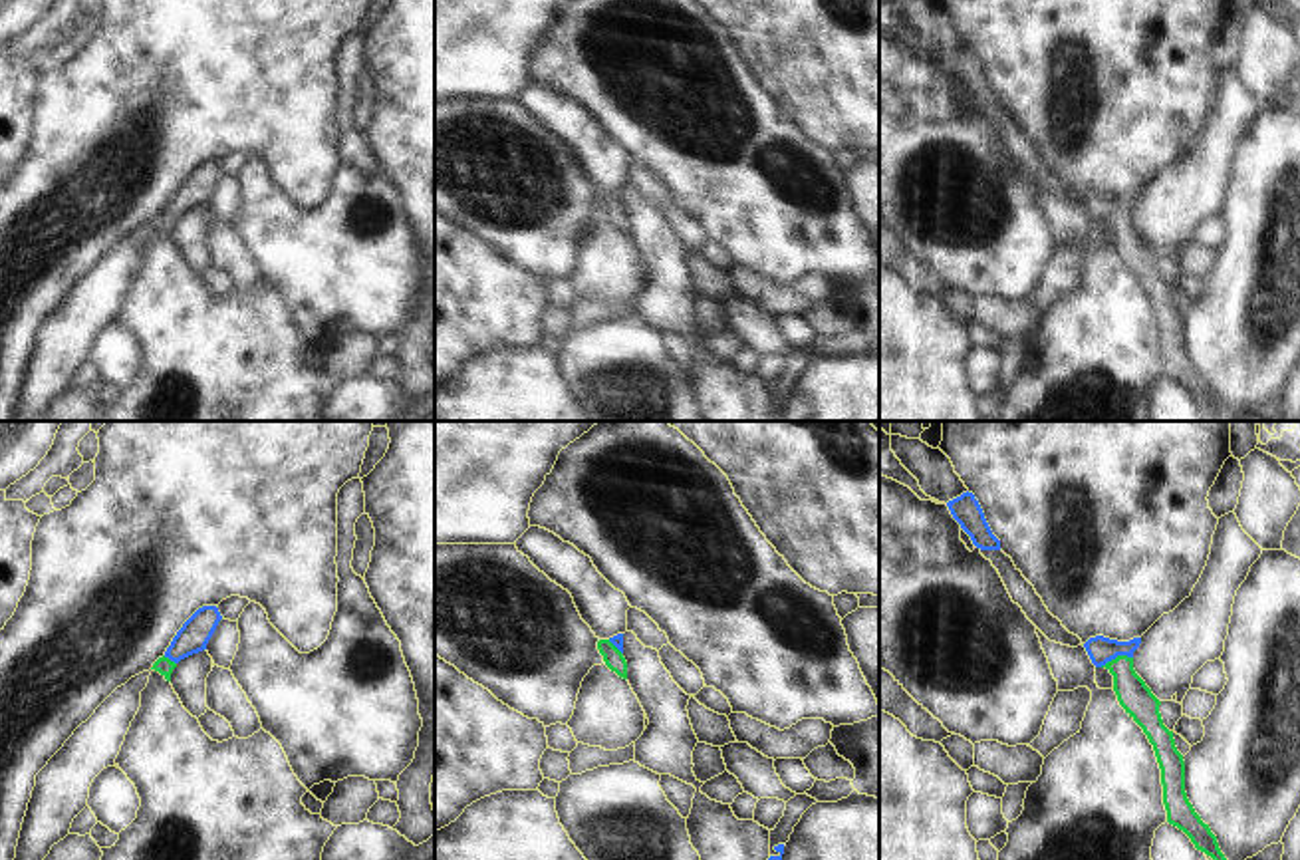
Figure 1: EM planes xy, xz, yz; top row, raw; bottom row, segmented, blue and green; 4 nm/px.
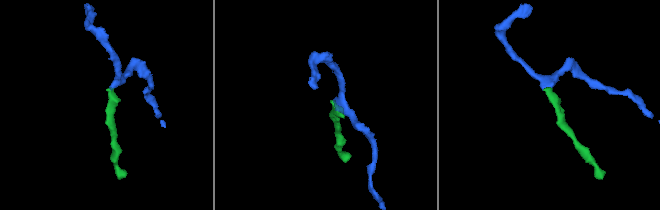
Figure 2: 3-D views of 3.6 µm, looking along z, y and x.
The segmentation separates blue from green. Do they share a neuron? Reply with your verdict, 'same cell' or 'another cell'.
same cell

